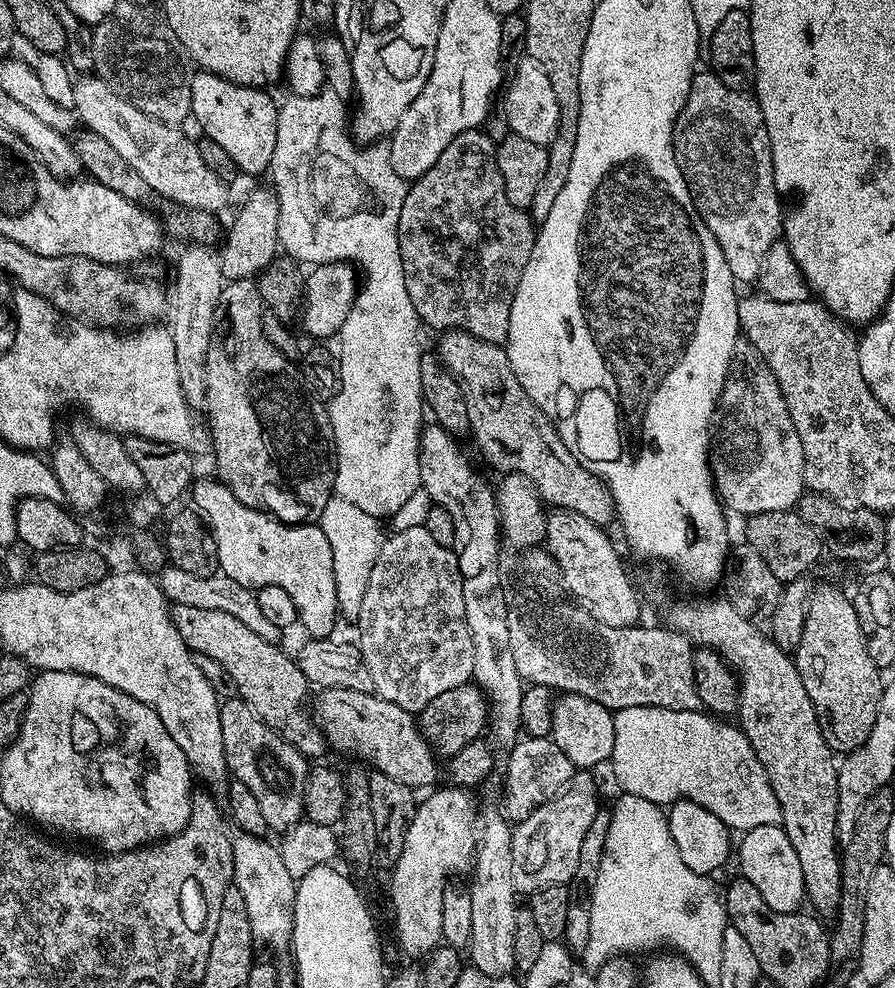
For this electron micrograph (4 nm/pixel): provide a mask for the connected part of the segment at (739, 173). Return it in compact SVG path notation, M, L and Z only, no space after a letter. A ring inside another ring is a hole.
M697 71L684 97L684 105L672 121L672 149L696 214L702 218L710 234L714 234L733 276L740 282L755 281L760 275L766 250L777 243L782 232L782 197L774 186L770 138L760 105L751 95L730 90L730 86L723 84L715 72Z

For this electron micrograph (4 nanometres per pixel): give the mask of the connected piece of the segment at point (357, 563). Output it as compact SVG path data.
M338 495L322 510L318 527L326 534L334 554L334 576L336 593L340 602L340 616L350 622L356 622L362 609L362 598L366 595L367 583L370 582L371 570L384 544L385 533L380 533L381 521L375 516L358 510L351 502L346 502Z

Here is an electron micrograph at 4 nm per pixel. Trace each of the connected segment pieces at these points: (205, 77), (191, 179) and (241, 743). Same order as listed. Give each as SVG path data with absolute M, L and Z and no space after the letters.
M200 70L192 76L190 98L194 120L200 123L207 139L218 142L218 146L234 158L241 173L249 172L252 176L259 172L267 173L274 158L278 104L268 94L263 88L246 88L212 72Z
M95 74L75 77L74 109L79 123L98 138L106 138L118 152L118 161L128 163L137 172L139 183L146 183L161 201L170 201L181 209L195 210L201 214L220 212L228 200L225 181L218 178L198 154L198 143L191 140L179 127L162 124L142 114L133 104L112 92L106 82Z
M228 698L220 705L220 721L222 736L228 762L228 771L237 780L241 780L250 790L254 790L254 798L258 798L258 810L262 810L262 818L267 827L276 832L287 833L305 819L304 791L308 788L310 775L309 757L299 747L295 748L288 740L283 740L281 733L263 719L250 705L239 698Z

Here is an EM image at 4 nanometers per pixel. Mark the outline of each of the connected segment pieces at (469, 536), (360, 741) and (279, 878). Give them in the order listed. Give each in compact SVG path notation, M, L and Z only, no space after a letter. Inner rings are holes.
M428 422L420 430L420 482L433 505L445 508L454 518L459 565L465 581L482 572L480 563L502 548L500 516L496 512L496 493L472 469L460 453L457 441L438 423Z
M328 686L321 691L324 693L316 704L316 716L327 747L357 756L369 764L369 769L392 776L414 790L420 790L423 784L435 785L436 760L413 713L371 691L359 692L358 689L356 686Z
M240 830L232 836L232 853L234 854L234 870L232 879L234 887L242 890L242 898L246 898L246 914L250 914L250 930L252 939L257 945L269 948L276 956L284 956L293 947L293 925L296 923L296 888L297 877L290 874L288 862L284 860L279 847L262 837L255 831Z

